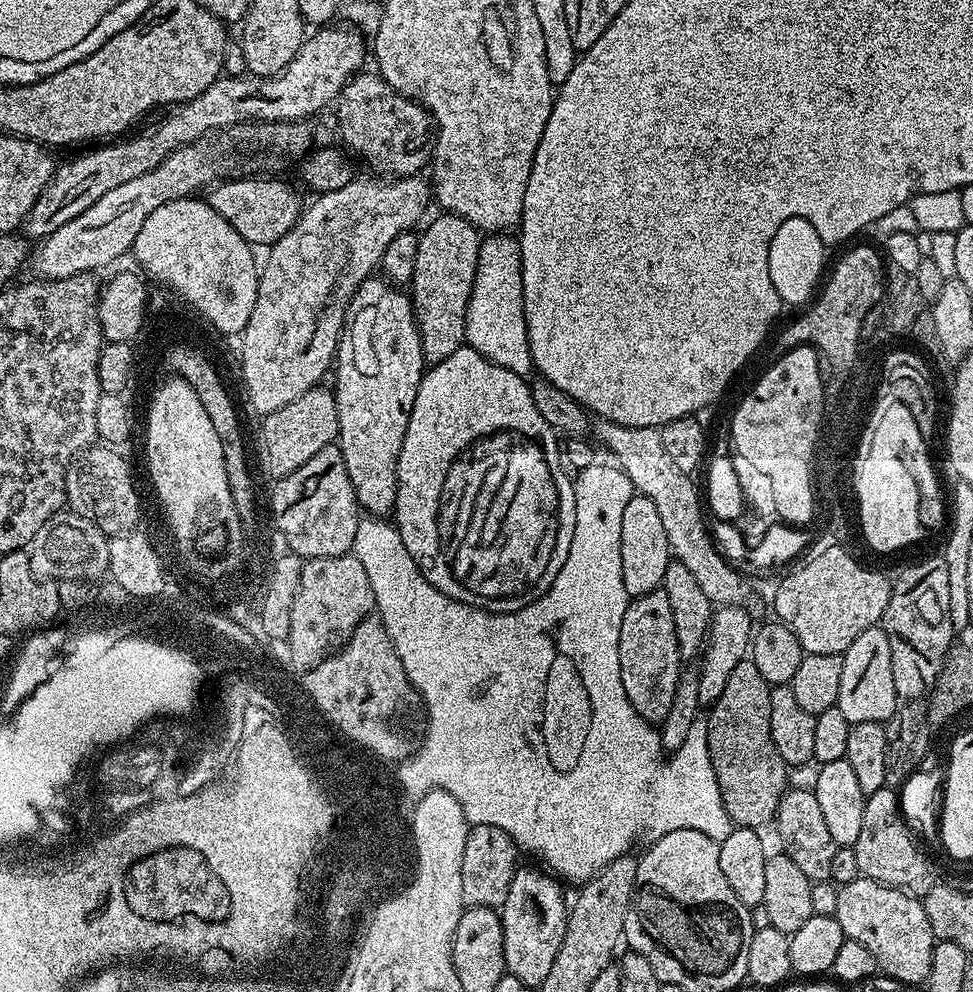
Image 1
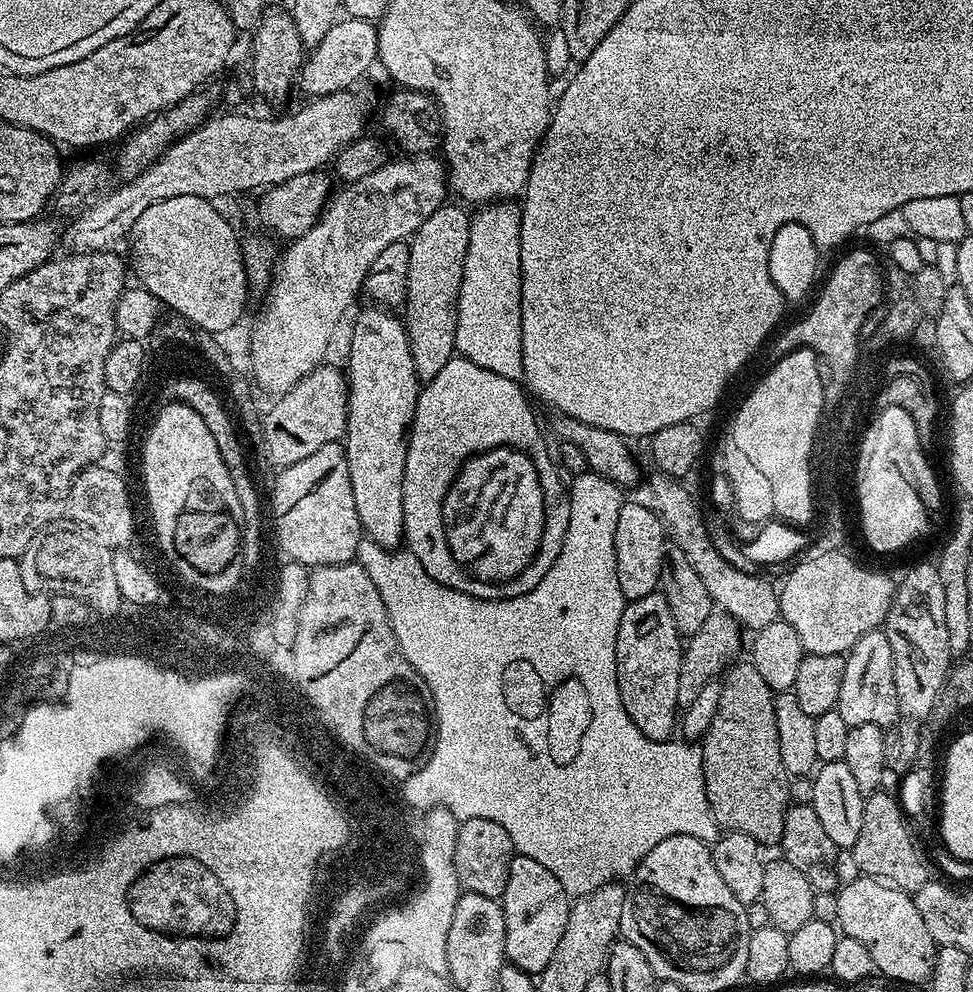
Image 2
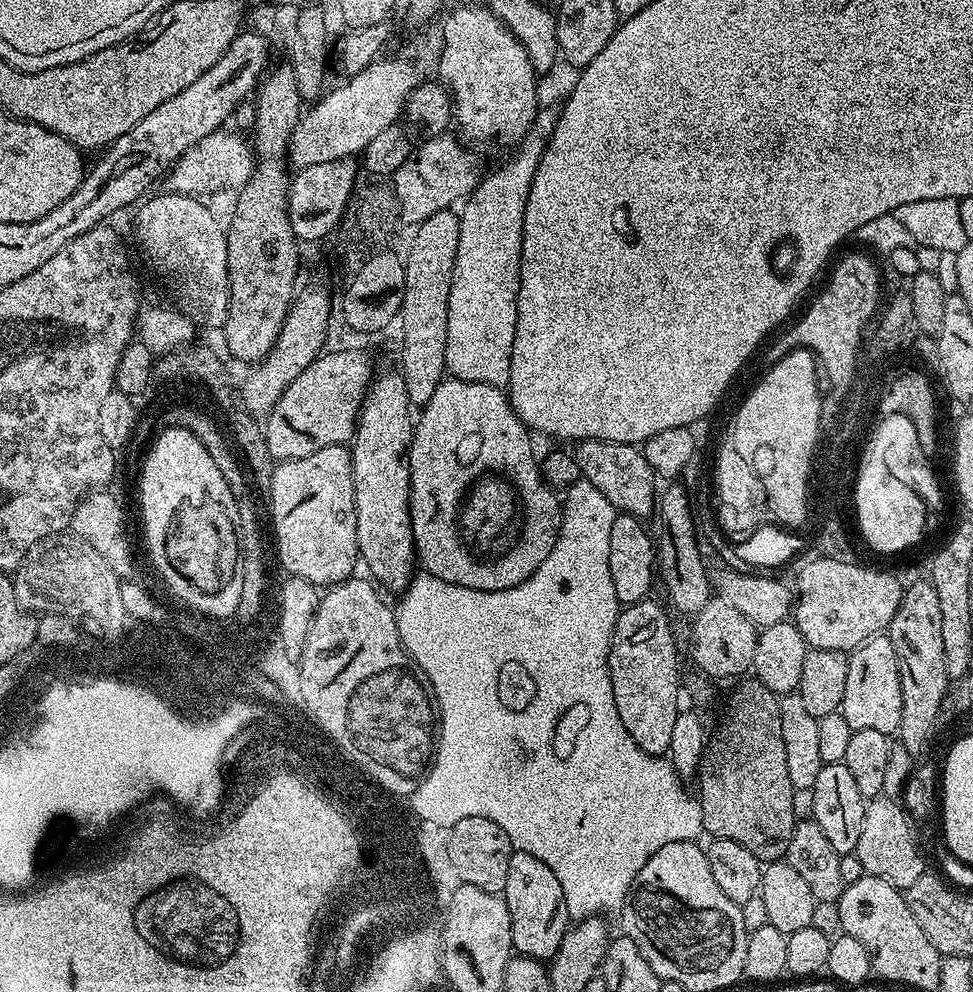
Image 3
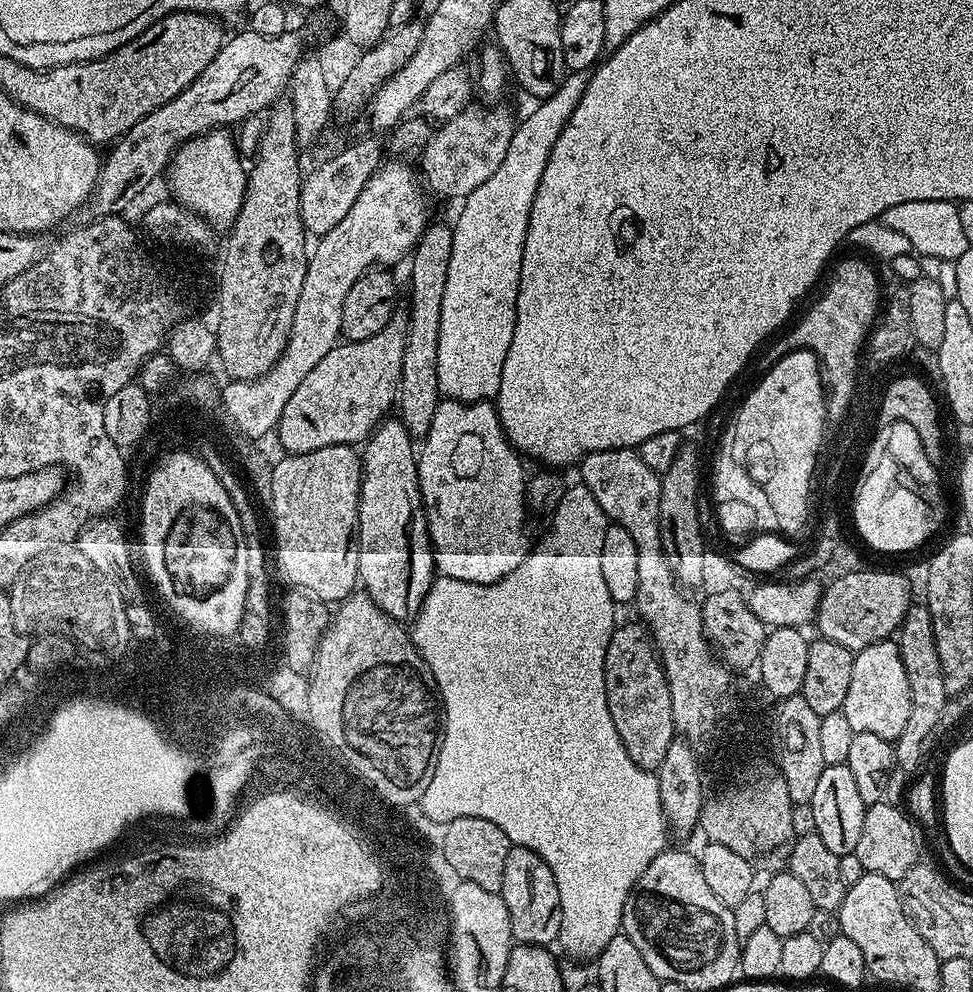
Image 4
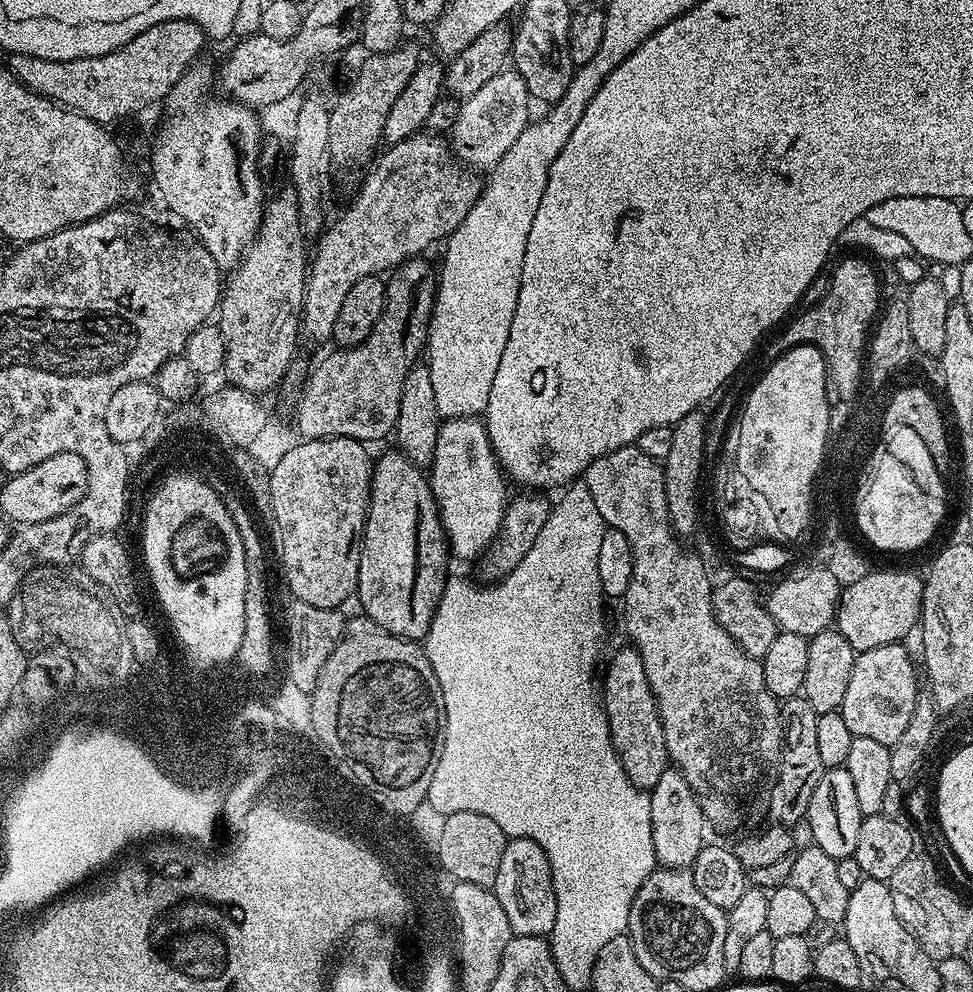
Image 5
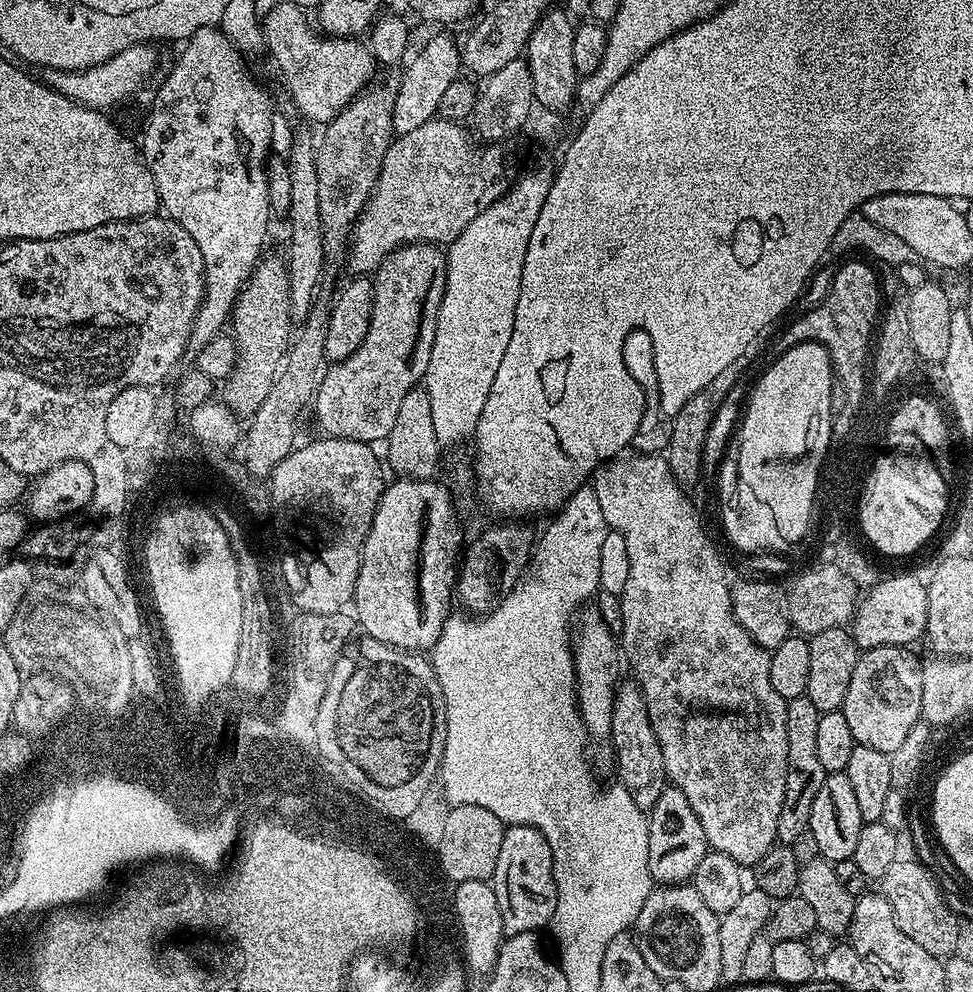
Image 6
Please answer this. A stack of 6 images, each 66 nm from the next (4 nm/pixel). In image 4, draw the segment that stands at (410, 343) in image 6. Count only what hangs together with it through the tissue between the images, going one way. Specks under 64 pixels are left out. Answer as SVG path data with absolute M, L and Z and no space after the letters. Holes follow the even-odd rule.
M397 314L378 334L345 343L345 348L332 348L330 354L302 378L298 390L290 394L286 410L282 410L278 437L283 451L295 454L322 446L363 445L397 403L407 337L407 319Z

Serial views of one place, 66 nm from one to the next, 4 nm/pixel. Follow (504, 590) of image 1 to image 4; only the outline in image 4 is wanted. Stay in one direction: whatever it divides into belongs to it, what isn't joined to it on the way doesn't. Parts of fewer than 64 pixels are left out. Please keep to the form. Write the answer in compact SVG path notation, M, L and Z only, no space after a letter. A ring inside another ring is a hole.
M441 399L434 422L430 422L430 430L422 437L421 444L424 445L418 448L416 473L437 573L462 582L493 584L518 570L530 551L525 529L528 515L525 461L508 441L495 403Z

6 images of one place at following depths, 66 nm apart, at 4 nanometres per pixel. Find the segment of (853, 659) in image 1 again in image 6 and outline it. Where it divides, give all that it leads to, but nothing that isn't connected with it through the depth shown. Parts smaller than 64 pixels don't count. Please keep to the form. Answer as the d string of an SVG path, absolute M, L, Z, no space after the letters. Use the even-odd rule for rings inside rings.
M887 644L861 651L842 709L856 743L890 754L898 750L898 746L902 746L906 734L910 734L912 727L921 720L921 657L917 653L915 656L912 651L911 647L899 644Z

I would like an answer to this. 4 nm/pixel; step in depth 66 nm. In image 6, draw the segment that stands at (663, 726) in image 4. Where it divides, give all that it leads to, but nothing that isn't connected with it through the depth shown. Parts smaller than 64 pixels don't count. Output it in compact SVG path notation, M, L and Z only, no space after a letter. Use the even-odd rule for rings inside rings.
M635 682L621 683L616 690L612 711L612 752L616 755L618 783L634 798L634 806L650 810L658 802L662 790L669 783L666 762L662 762L662 746L650 726L650 714L646 710L646 698L640 685Z

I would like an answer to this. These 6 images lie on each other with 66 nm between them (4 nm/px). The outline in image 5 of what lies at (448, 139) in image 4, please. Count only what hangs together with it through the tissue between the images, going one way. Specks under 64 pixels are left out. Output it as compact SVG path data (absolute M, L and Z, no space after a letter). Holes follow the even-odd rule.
M505 70L490 78L460 105L460 113L450 133L450 151L461 165L472 170L491 170L514 146L518 134L530 123L530 97L526 82L514 70Z

